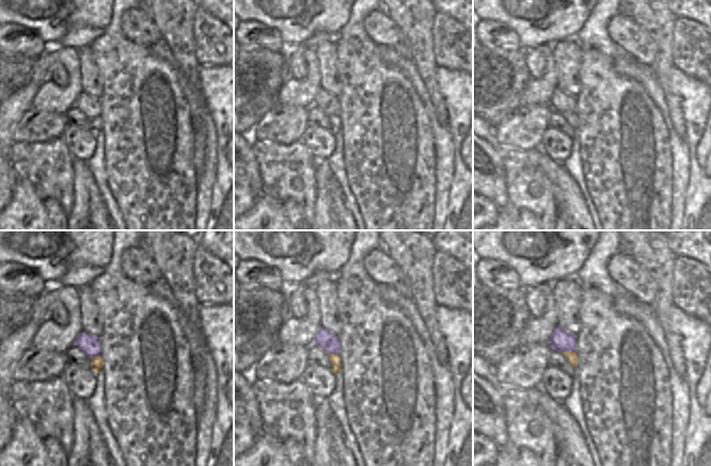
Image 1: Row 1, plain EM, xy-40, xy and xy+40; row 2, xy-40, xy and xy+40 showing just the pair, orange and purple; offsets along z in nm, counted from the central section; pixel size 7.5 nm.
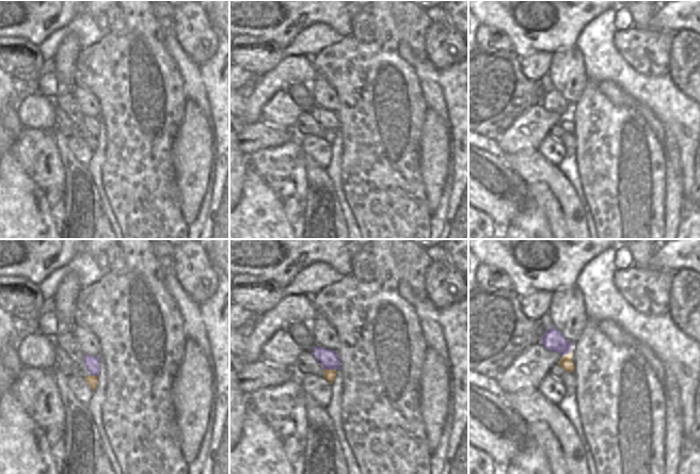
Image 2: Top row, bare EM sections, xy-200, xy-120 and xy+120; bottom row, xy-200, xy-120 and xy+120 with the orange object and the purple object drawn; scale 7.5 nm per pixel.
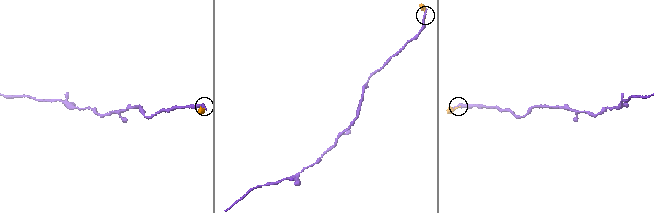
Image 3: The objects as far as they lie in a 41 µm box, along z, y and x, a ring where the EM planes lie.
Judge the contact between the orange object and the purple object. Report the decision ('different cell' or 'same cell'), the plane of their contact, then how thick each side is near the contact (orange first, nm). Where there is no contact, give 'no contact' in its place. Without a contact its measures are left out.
same cell; contact in xy+40; calibres 90 and 160 nm

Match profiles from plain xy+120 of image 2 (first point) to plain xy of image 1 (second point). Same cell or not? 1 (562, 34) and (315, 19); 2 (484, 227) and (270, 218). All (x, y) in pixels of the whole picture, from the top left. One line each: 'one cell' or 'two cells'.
1: one cell
2: two cells

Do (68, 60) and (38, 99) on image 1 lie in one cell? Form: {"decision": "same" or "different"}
{"decision": "same"}

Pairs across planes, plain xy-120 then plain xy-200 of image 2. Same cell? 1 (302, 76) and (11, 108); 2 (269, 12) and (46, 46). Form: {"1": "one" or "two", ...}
{"1": "two", "2": "two"}

